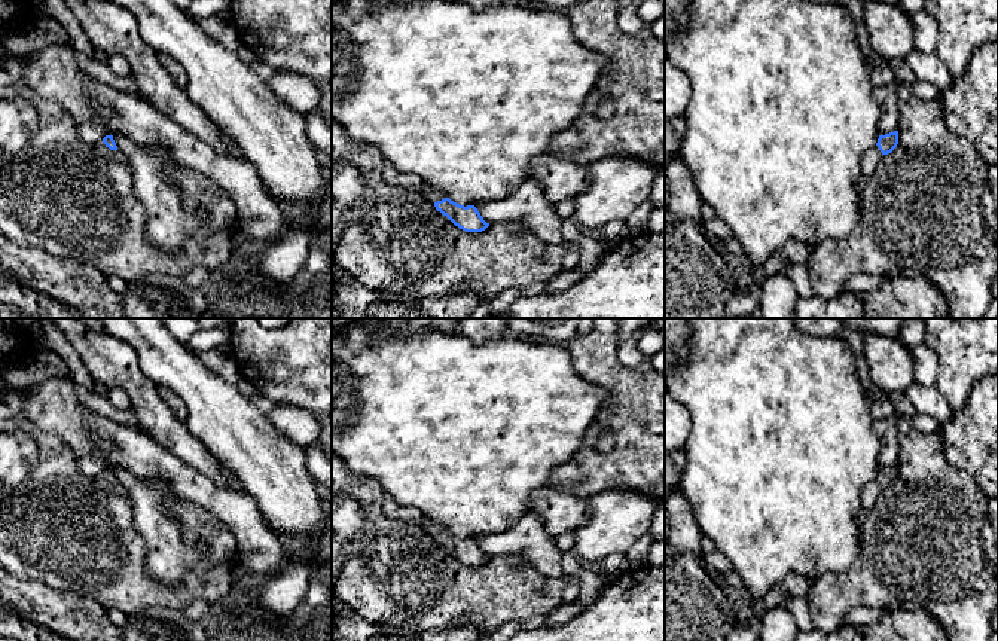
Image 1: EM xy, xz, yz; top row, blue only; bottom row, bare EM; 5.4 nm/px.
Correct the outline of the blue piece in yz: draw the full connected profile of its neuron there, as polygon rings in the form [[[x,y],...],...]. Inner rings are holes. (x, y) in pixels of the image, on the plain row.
[[[898,464],[879,468],[878,476],[873,482],[867,483],[861,491],[861,515],[863,515],[873,506],[875,500],[881,495],[883,488],[891,486],[898,477]]]

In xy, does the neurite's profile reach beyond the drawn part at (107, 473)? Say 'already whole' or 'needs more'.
needs more

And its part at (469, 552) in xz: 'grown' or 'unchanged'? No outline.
grown

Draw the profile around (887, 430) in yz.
[[[900,413],[889,419],[875,419],[873,430],[881,440],[878,454],[879,468],[885,468],[898,463],[900,443],[898,443],[898,419]]]

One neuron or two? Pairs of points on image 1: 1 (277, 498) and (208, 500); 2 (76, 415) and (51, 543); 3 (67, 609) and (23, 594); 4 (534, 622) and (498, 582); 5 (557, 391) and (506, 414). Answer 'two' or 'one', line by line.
1: two
2: two
3: one
4: two
5: one

